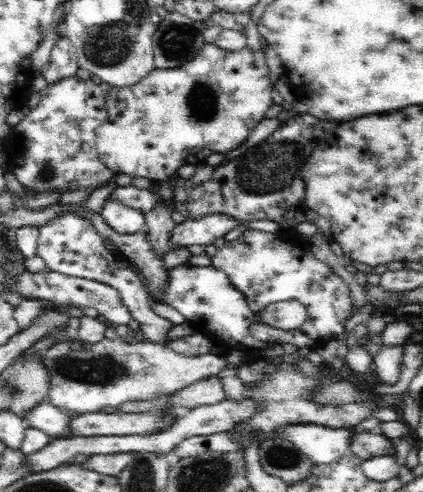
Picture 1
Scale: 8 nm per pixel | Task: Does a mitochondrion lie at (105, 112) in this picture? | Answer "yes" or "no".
no

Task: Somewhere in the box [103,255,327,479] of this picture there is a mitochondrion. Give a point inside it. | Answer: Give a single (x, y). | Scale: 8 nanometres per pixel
(280, 456)

